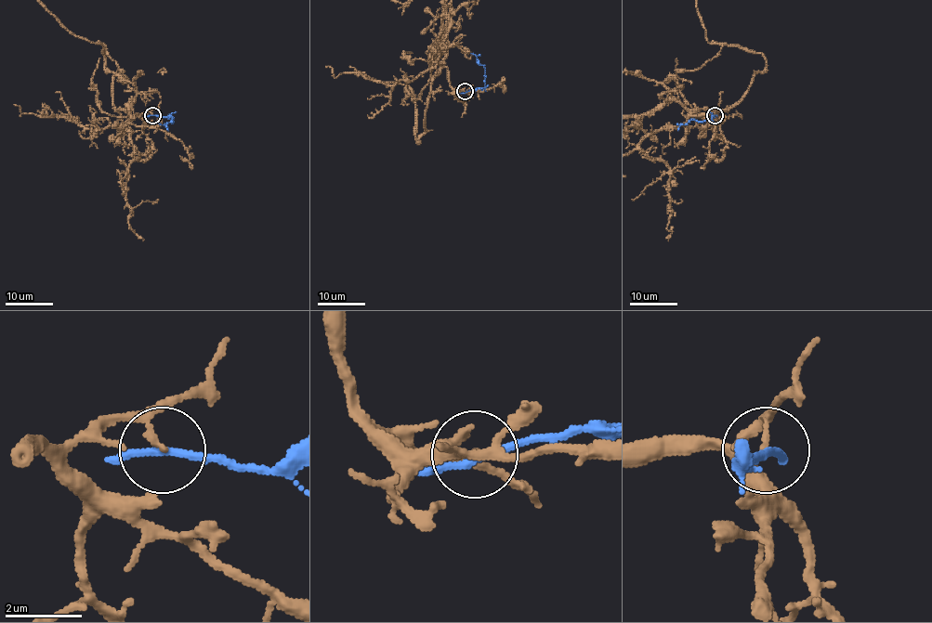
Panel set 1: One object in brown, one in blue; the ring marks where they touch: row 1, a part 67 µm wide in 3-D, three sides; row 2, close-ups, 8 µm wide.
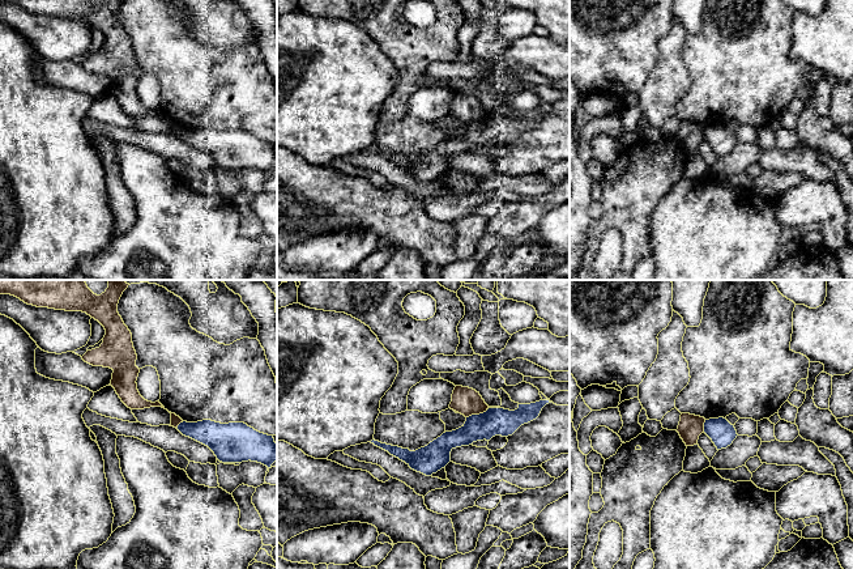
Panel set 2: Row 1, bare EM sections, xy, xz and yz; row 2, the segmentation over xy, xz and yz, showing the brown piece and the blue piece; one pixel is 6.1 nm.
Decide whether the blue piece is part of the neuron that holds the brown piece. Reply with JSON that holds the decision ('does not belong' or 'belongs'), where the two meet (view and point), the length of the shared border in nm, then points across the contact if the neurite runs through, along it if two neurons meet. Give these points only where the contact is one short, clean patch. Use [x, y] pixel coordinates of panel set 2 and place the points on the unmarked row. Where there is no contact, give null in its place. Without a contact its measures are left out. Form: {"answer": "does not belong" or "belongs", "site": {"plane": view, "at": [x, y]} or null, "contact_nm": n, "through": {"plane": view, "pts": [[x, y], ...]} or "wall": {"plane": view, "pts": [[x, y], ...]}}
{"answer": "does not belong", "site": {"plane": "xz", "at": [477, 120]}, "contact_nm": 140, "wall": {"plane": "xz", "pts": [[487, 117], [466, 124]]}}

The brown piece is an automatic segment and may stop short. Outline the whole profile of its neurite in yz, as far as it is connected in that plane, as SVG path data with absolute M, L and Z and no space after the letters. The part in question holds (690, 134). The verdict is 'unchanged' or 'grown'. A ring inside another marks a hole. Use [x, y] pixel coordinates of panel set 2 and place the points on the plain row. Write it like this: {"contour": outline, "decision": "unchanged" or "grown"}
{"contour": "M682 120L677 139L686 150L694 153L698 150L699 143L704 140L705 126L690 120Z", "decision": "unchanged"}

